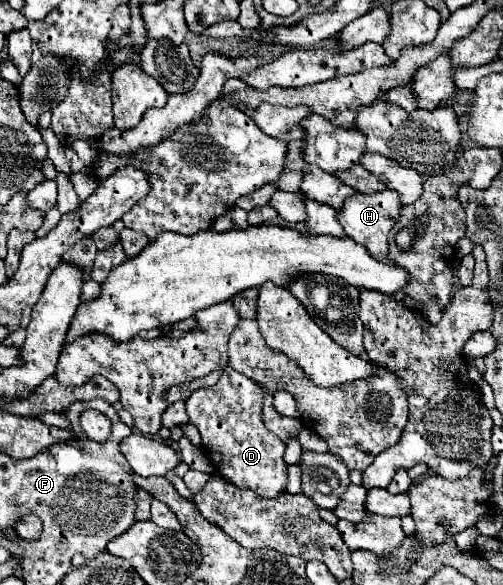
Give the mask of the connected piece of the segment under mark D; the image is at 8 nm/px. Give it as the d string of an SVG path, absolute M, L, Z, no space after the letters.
M227 367L213 387L193 391L185 405L189 421L197 425L201 433L203 451L209 455L215 471L219 471L231 485L255 491L265 499L287 493L289 465L283 461L285 443L273 431L267 431L261 415L263 389L253 379Z

